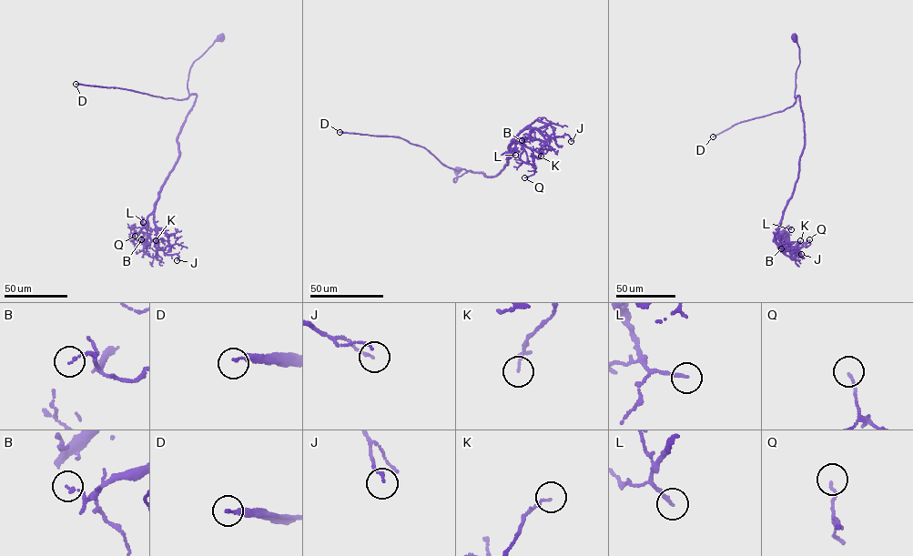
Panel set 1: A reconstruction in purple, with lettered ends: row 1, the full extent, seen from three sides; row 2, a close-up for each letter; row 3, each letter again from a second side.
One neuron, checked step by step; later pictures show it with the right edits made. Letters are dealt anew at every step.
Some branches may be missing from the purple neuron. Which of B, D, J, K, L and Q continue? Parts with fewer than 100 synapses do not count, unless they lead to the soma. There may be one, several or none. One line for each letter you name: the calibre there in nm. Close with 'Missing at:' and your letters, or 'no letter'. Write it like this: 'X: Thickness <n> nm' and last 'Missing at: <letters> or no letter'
D: Thickness 150 nm
Missing at: D

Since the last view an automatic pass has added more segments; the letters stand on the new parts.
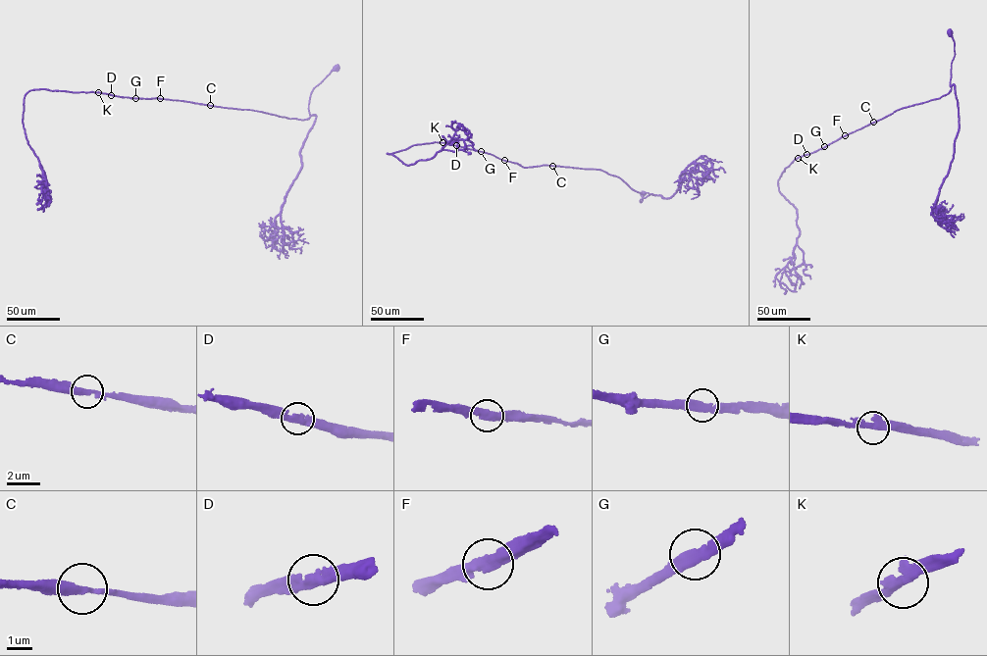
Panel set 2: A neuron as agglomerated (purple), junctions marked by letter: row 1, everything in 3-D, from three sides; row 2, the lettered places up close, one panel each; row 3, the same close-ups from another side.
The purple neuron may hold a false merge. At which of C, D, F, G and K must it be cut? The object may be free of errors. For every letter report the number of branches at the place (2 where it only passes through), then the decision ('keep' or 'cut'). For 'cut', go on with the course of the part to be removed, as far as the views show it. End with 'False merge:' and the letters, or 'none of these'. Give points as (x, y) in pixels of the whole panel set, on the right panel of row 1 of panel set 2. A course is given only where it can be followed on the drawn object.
C: 2 | keep
D: 2 | keep
F: 2 | keep
G: 2 | keep
K: 2 | keep
False merge: none of these

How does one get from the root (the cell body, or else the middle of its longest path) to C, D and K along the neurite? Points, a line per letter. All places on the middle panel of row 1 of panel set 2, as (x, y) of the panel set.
C: (642, 193), (641, 202), (640, 199), (652, 194), (633, 190), (619, 177), (602, 171), (552, 165)
D: (642, 193), (641, 202), (652, 194), (633, 190), (618, 176), (599, 170), (522, 167), (456, 145)
K: (642, 193), (641, 202), (652, 194), (633, 190), (618, 176), (599, 170), (522, 167), (442, 142)

